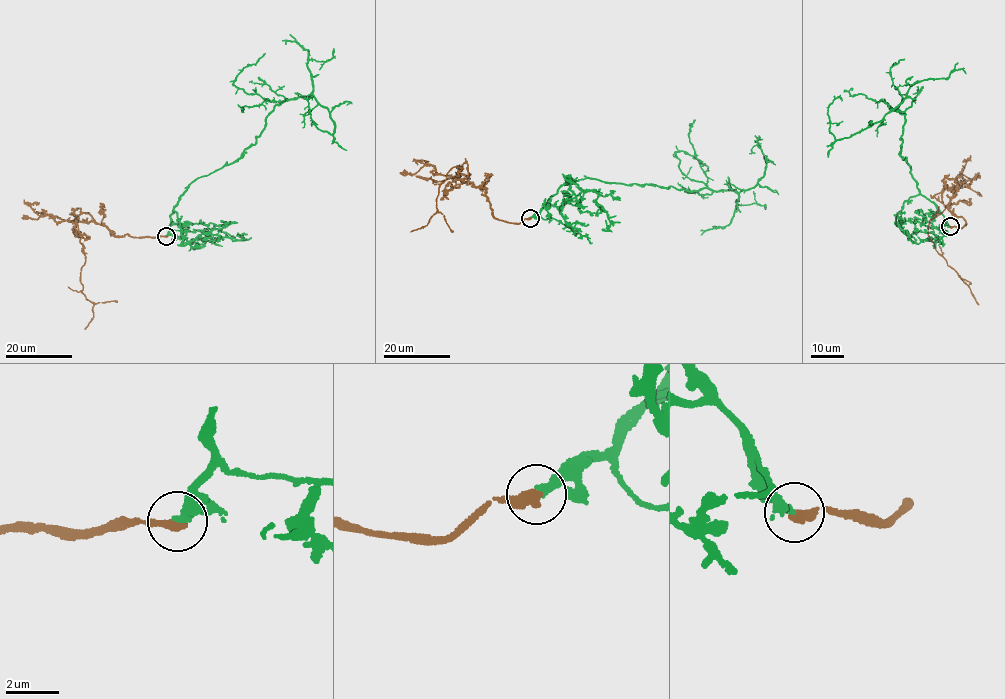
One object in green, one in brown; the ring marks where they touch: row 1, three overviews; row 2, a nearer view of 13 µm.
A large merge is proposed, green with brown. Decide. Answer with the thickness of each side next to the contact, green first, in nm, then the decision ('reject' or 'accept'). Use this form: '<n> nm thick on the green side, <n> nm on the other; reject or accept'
320 nm thick on the green side, 420 nm on the other; reject

